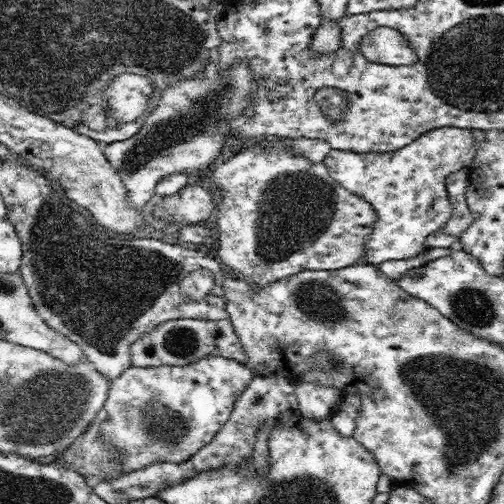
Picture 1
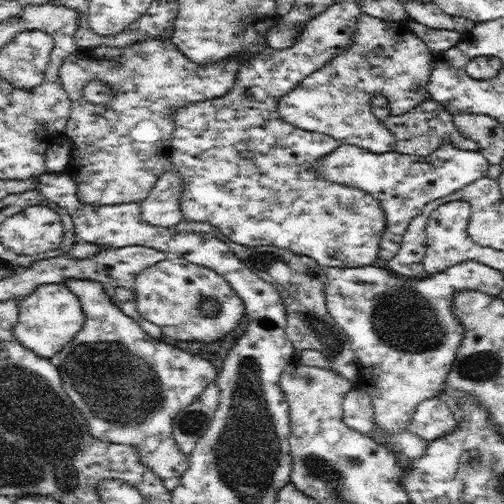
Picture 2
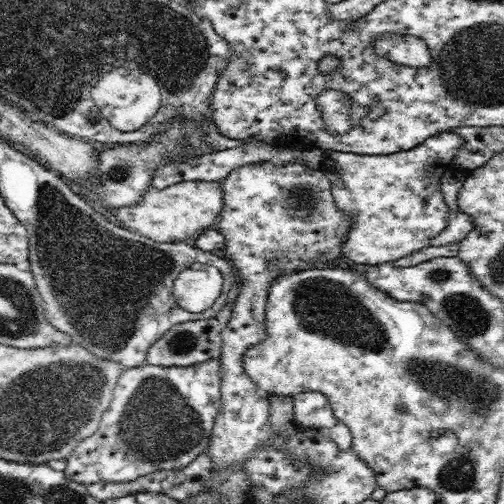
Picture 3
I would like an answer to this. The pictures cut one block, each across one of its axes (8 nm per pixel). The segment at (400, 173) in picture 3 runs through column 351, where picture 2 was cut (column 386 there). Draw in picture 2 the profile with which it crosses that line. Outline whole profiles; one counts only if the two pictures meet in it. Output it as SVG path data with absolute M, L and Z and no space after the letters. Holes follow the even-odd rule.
M451 140L441 142L441 146L427 156L409 156L395 150L385 154L373 154L353 144L339 144L331 154L327 154L327 158L323 158L319 170L331 182L357 186L375 196L387 220L383 238L379 242L379 258L391 260L401 248L403 234L407 232L409 222L417 218L417 214L421 214L423 206L457 192L479 178L485 178L489 162L479 150L459 150L453 146Z

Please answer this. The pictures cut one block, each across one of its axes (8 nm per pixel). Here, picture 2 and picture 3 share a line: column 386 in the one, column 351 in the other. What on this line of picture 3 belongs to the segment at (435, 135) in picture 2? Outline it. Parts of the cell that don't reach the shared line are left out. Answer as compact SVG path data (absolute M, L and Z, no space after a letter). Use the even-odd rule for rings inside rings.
M342 90L320 92L316 98L316 108L322 114L324 130L332 136L346 134L354 124L358 124L368 114L366 106L356 104Z

